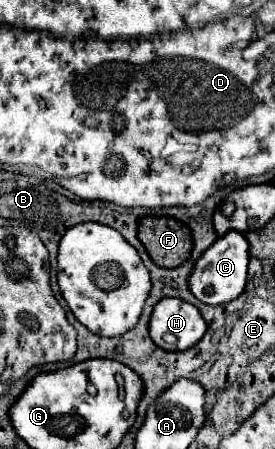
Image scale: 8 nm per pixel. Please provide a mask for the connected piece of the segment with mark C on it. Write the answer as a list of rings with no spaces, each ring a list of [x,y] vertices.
[[[230,230],[222,238],[218,238],[196,262],[190,278],[188,278],[188,288],[190,292],[204,304],[226,304],[238,298],[246,286],[246,270],[248,270],[248,242],[244,234],[238,234]]]

